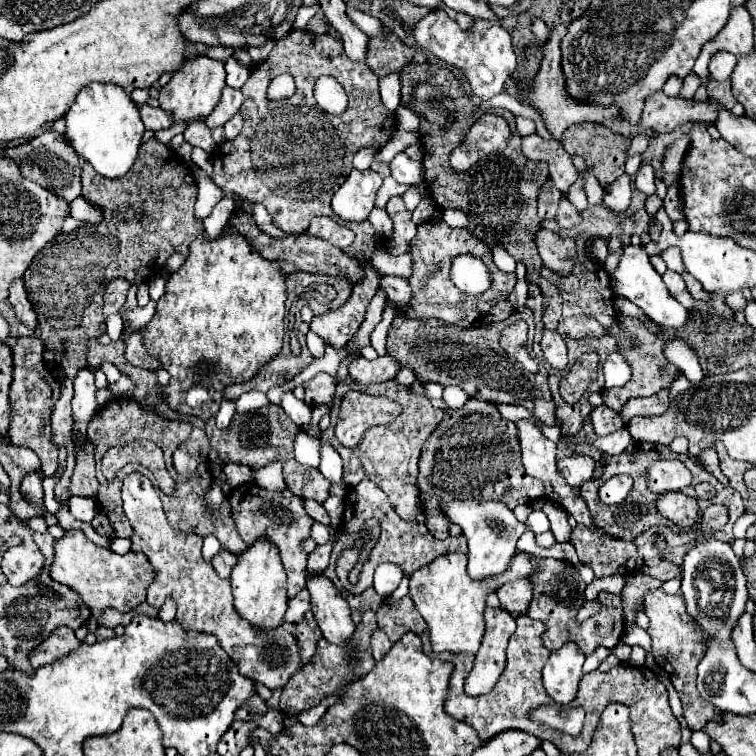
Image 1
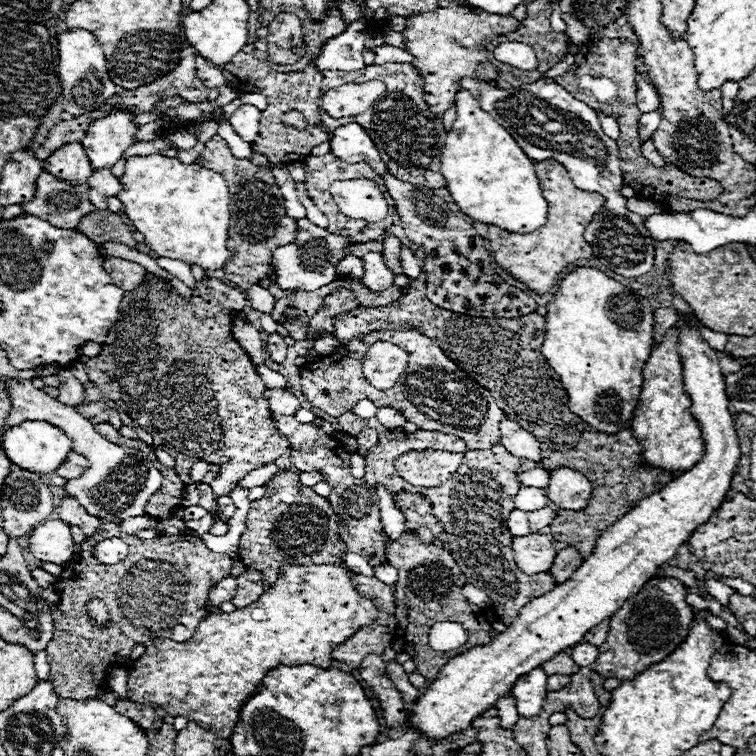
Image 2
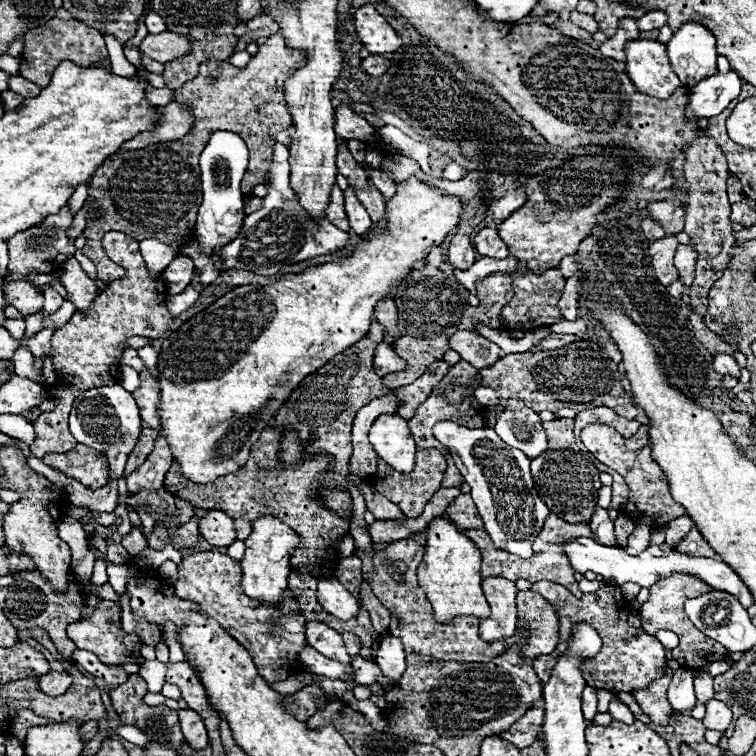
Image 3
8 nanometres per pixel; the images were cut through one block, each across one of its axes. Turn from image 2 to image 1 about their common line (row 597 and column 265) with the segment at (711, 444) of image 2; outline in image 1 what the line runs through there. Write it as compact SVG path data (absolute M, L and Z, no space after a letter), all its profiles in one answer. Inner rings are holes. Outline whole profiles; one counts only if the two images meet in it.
M264 538L252 544L242 556L238 556L238 564L232 570L230 582L234 594L234 608L250 626L254 626L256 630L274 630L282 626L288 608L288 598L286 598L286 572L280 562L276 546L272 546Z

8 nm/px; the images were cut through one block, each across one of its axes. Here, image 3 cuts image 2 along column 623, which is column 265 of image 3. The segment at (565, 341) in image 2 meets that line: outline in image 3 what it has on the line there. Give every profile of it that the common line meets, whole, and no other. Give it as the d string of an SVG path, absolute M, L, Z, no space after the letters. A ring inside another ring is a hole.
M410 176L396 182L396 194L386 202L386 228L372 226L370 234L356 244L350 256L310 266L300 274L284 274L266 286L236 286L168 336L158 354L160 418L162 434L180 464L180 472L192 482L206 484L242 468L252 444L270 426L268 422L278 414L294 386L368 334L376 304L382 298L390 298L398 282L422 264L432 248L442 246L448 232L458 228L462 210L458 196L442 194L440 188Z

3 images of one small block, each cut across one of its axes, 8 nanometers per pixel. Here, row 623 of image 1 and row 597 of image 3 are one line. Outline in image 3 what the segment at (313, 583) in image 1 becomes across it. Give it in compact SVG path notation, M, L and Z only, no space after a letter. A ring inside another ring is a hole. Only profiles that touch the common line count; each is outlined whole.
M336 576L330 578L320 578L318 580L318 590L316 590L316 598L320 602L320 606L340 618L340 620L350 620L358 614L358 602L354 600L354 596L338 582Z

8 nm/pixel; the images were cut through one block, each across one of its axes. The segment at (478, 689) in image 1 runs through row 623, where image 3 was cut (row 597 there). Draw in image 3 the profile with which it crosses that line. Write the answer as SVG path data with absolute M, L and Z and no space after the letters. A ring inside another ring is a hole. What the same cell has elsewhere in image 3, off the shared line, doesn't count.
M486 578L482 582L484 596L490 604L490 618L480 622L480 638L484 642L506 640L516 632L516 588L506 578Z

